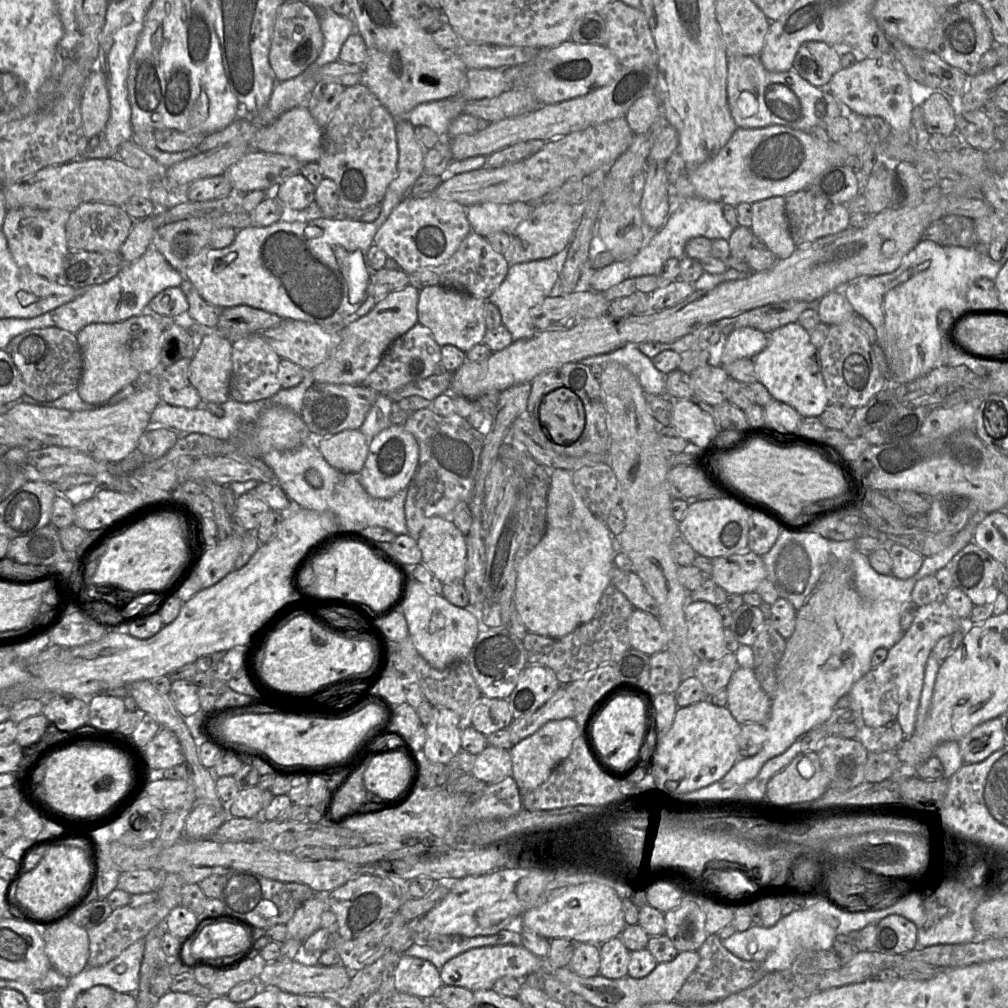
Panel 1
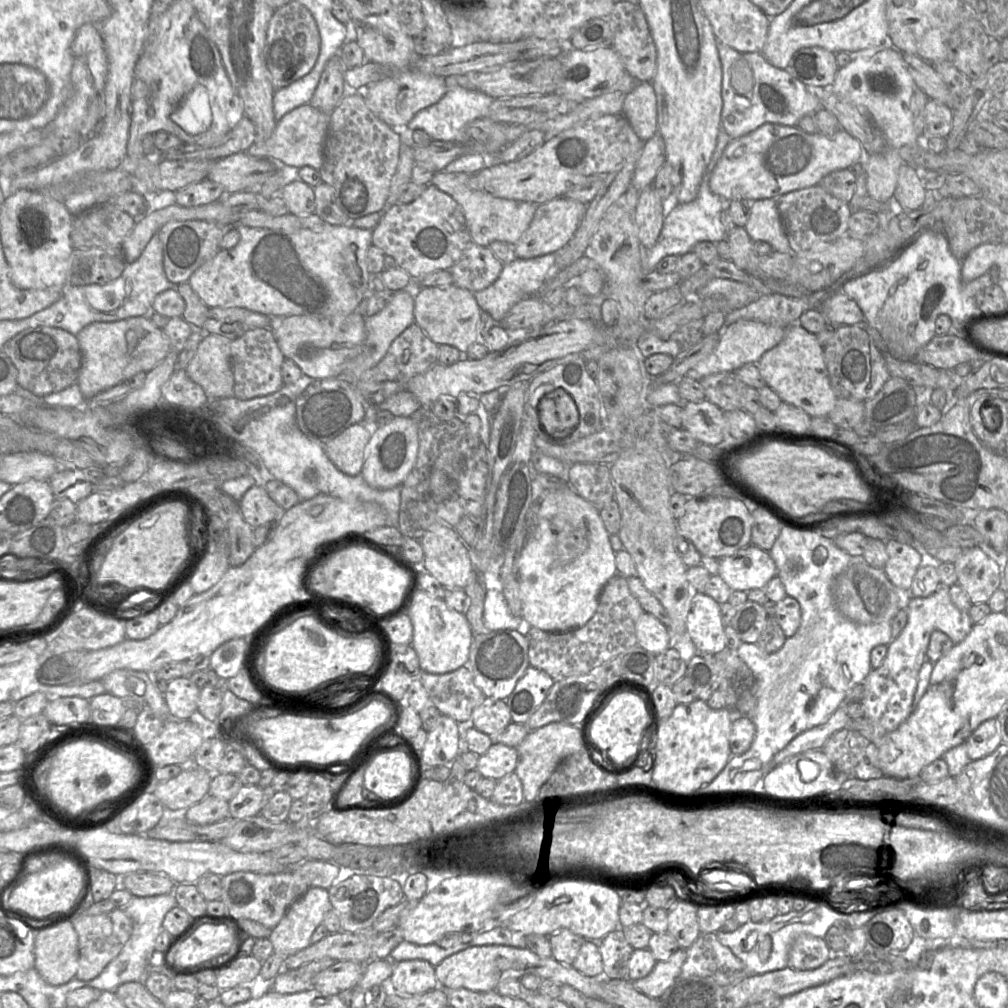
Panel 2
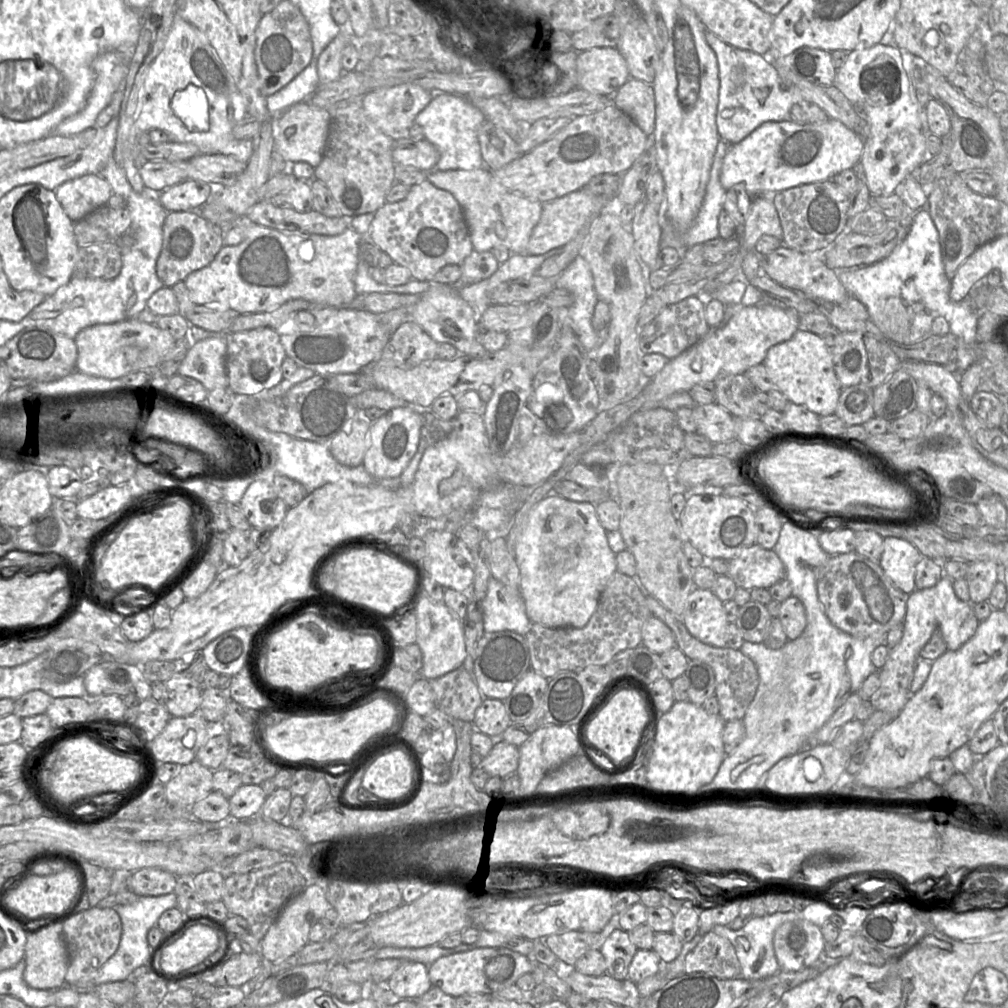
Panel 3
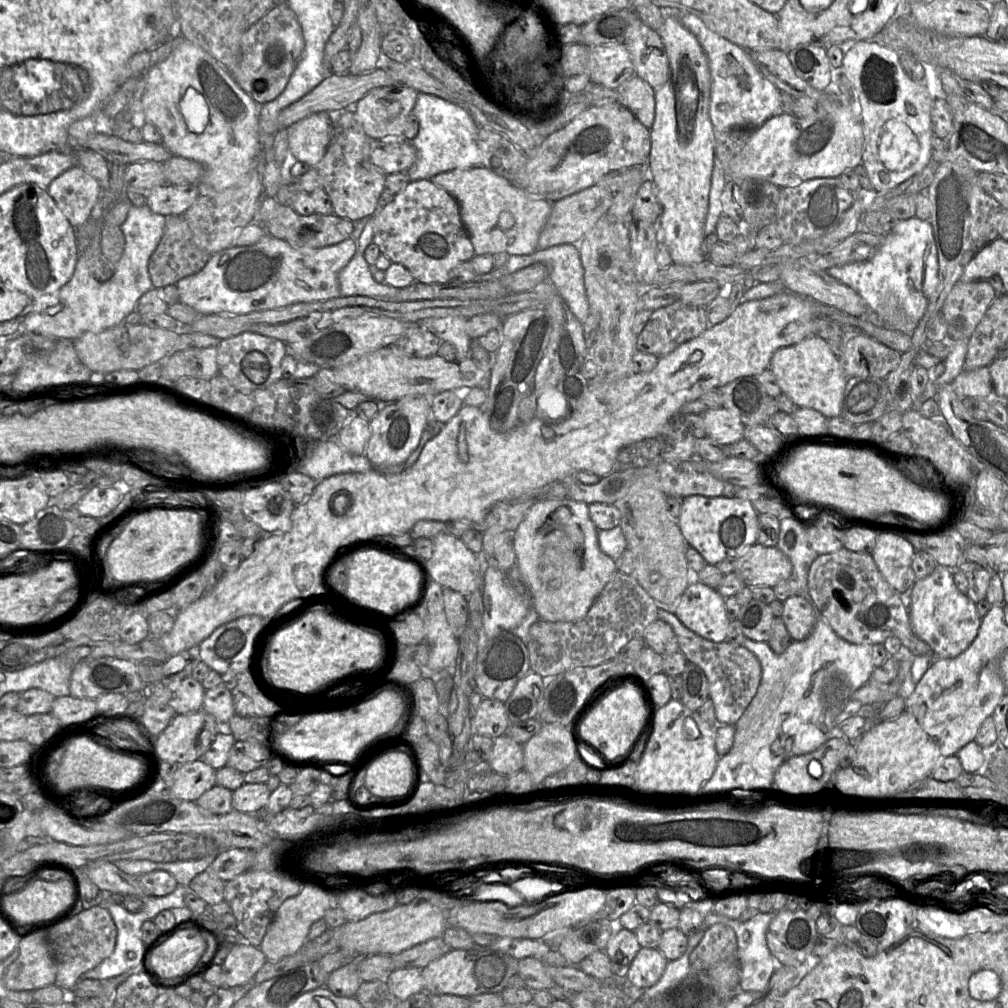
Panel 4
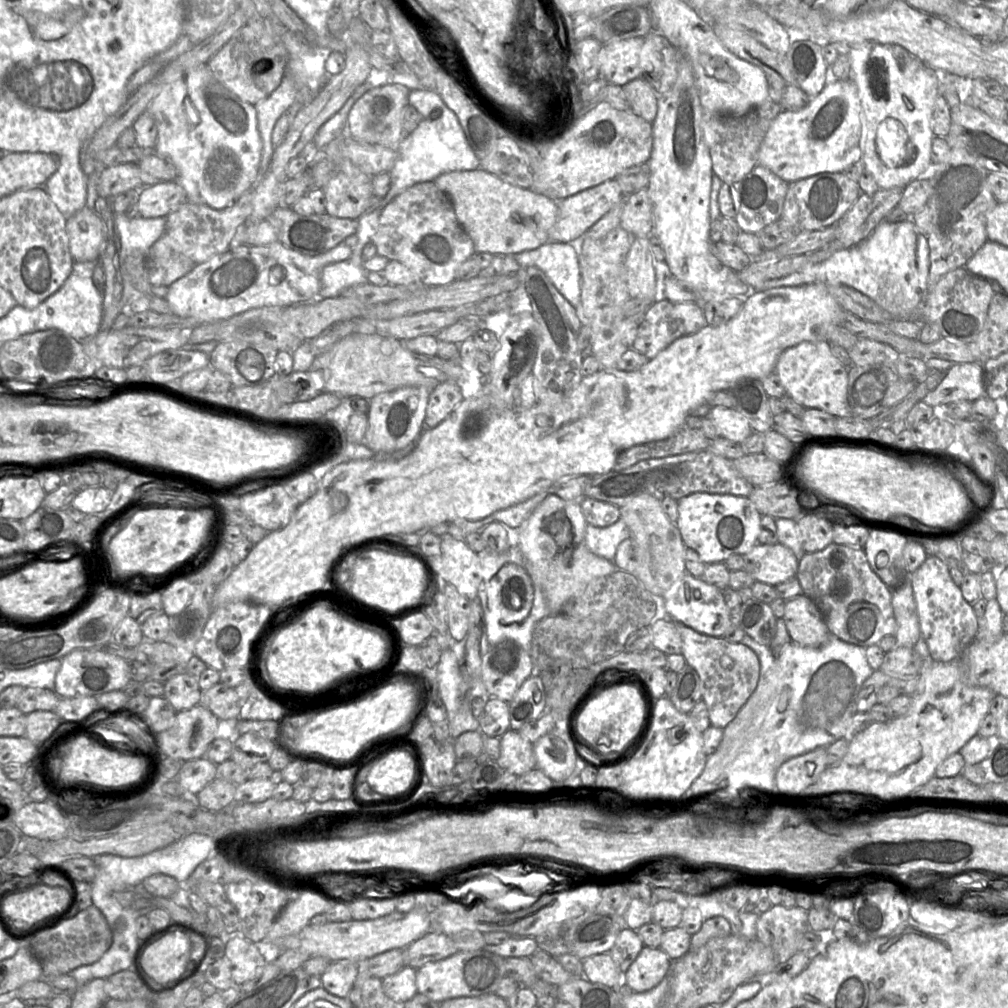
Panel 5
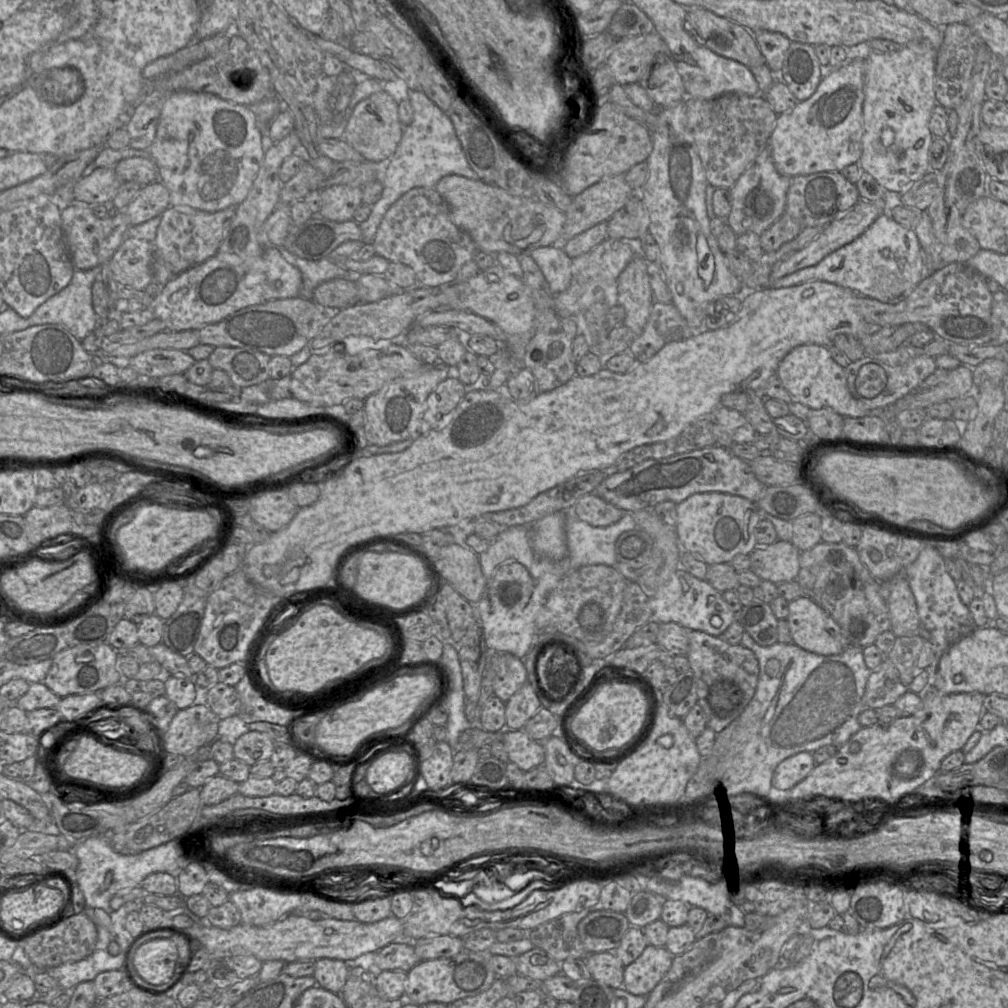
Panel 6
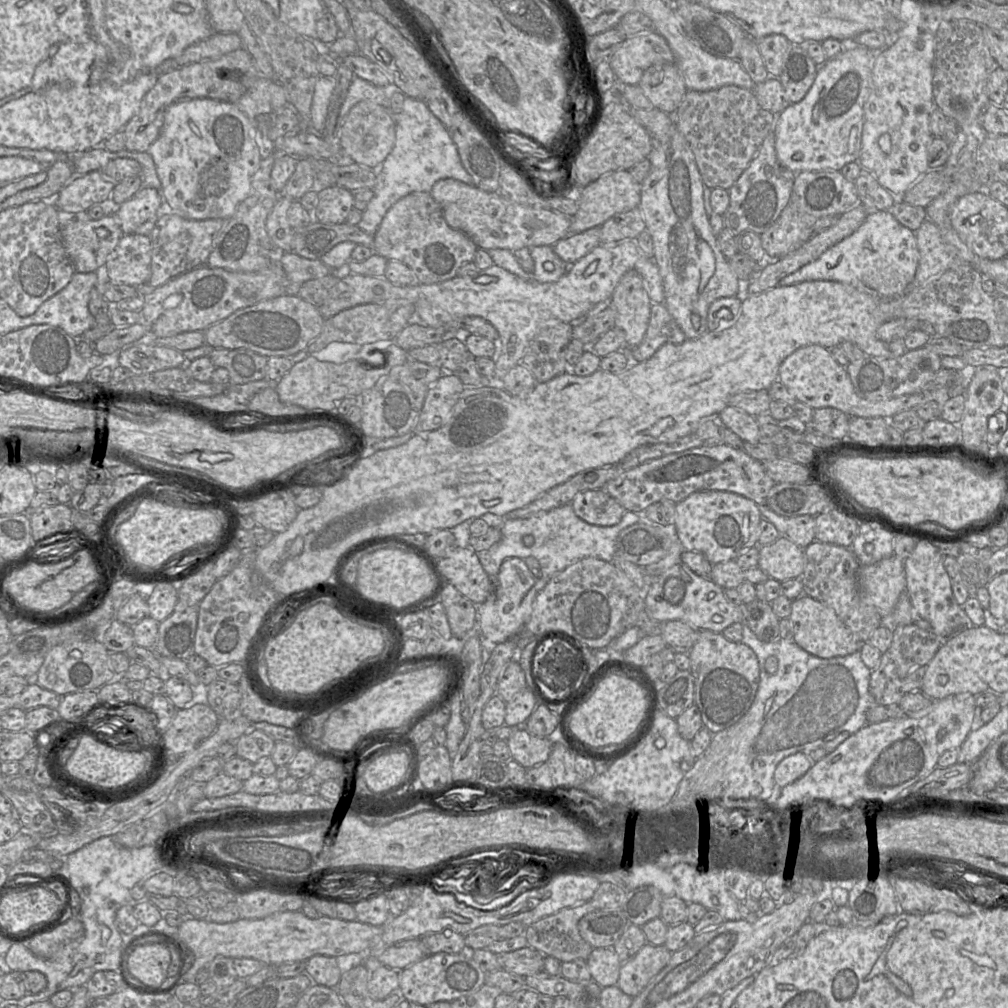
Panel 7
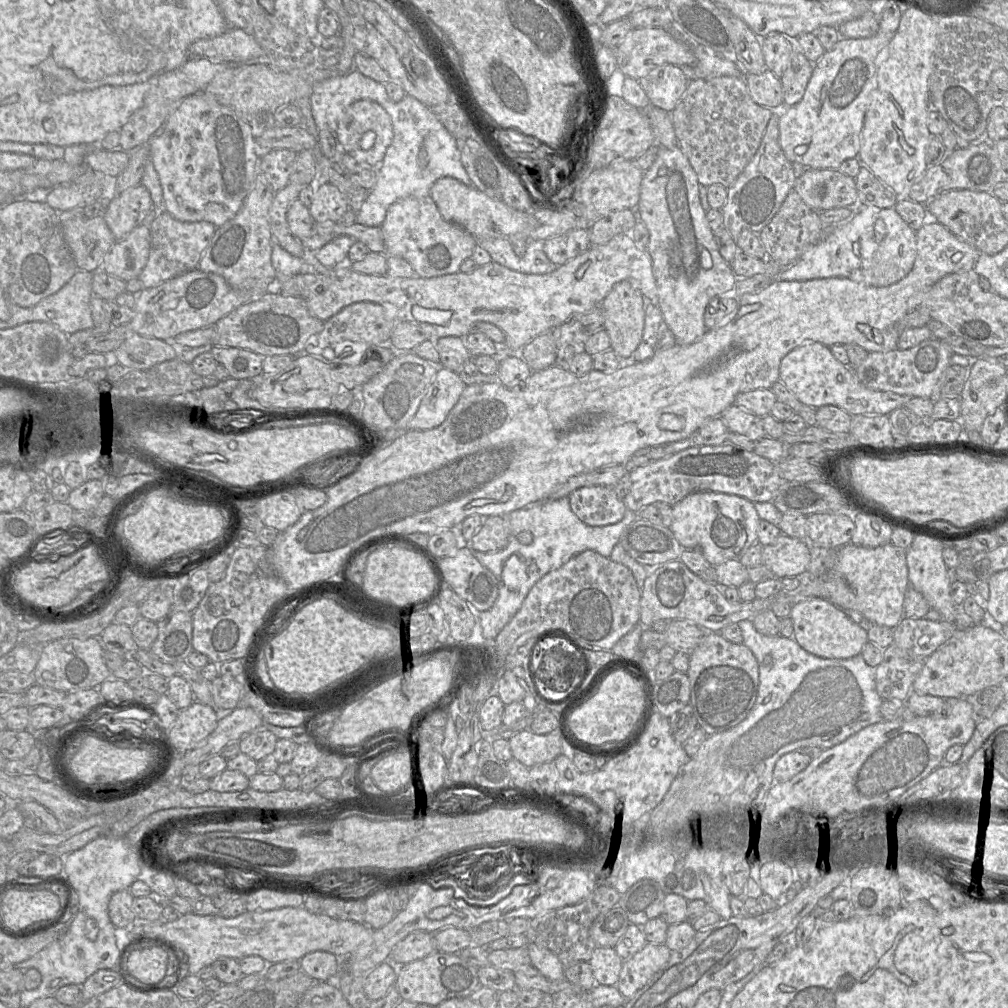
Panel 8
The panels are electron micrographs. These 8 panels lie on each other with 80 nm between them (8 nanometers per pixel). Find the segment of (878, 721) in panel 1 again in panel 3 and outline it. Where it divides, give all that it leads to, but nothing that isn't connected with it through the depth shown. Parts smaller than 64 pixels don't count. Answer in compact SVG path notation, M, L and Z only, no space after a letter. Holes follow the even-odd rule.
M946 576L933 587L916 589L907 595L902 638L894 648L889 649L885 664L878 669L880 687L869 699L874 710L888 712L893 717L902 711L912 696L911 684L920 652L935 629L940 629L947 649L955 651L975 634L979 623L974 614L973 604L962 601L956 596L953 580Z

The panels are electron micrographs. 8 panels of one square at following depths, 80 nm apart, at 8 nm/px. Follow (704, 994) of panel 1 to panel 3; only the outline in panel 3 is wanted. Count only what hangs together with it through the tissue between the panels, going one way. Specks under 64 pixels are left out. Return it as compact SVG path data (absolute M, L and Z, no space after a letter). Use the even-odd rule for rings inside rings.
M713 931L703 936L697 946L686 955L685 974L704 972L719 979L735 979L741 976L741 966L733 944Z

